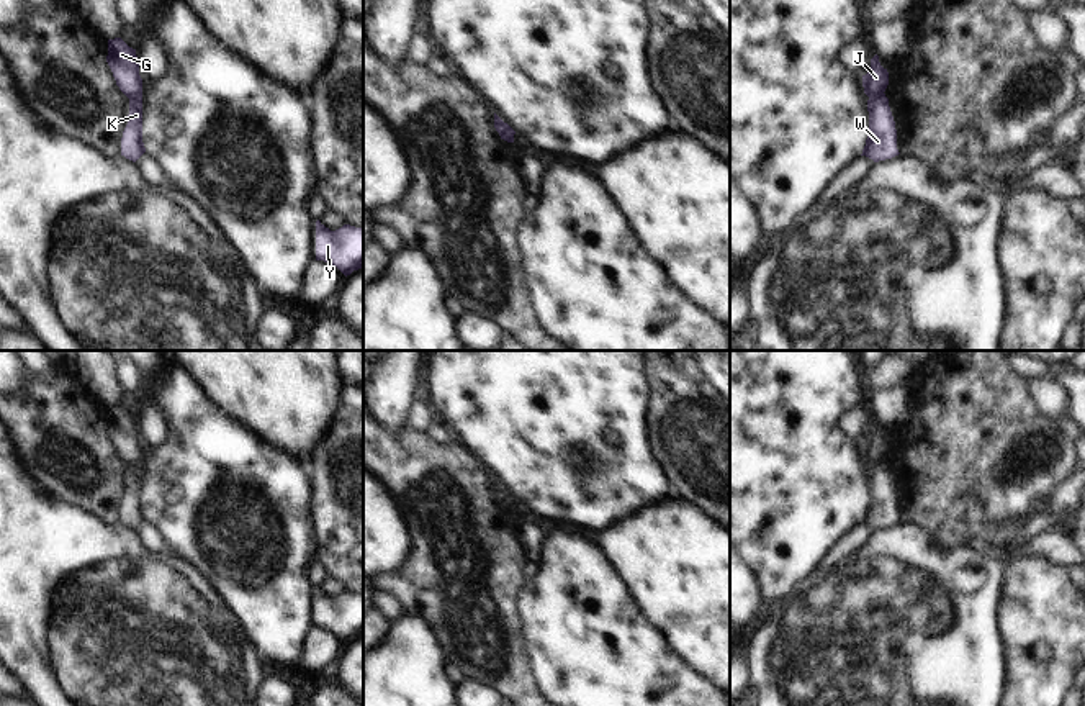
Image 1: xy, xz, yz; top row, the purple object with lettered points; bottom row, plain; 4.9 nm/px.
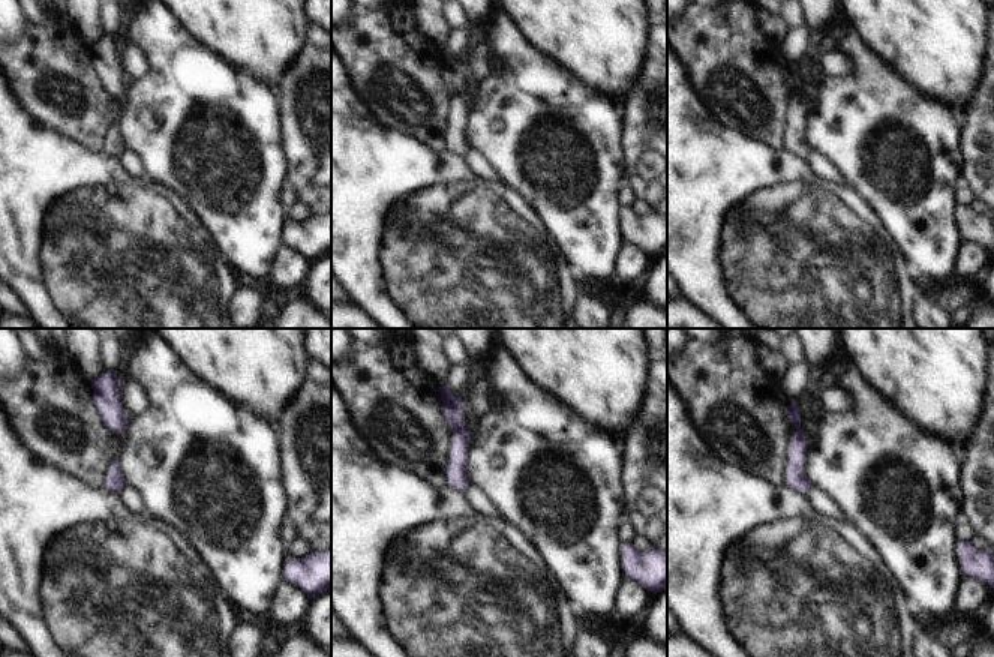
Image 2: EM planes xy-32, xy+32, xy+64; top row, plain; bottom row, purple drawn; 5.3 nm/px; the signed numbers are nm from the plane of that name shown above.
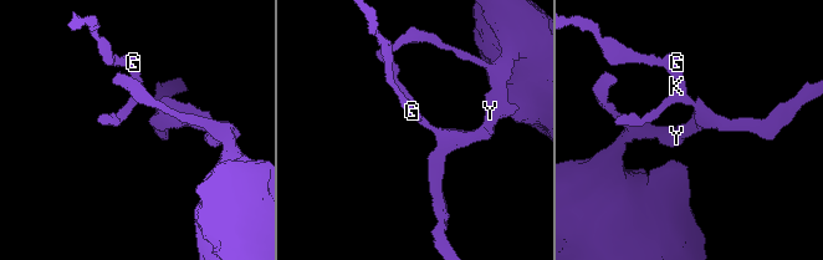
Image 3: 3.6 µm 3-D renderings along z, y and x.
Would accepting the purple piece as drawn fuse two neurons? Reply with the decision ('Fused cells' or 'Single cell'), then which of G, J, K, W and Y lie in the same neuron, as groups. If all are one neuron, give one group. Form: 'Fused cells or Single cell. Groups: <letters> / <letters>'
Fused cells. Groups: G J / K W Y

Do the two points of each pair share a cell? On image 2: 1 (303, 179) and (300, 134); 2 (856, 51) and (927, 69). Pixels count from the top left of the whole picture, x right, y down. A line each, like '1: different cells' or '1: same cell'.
1: same cell
2: different cells

